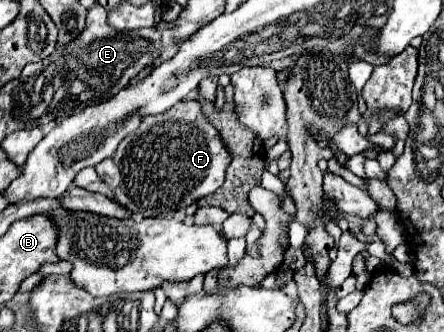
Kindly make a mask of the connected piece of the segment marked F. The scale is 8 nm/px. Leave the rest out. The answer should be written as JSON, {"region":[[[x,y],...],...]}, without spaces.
{"region":[[[185,101],[173,105],[165,113],[143,117],[141,125],[119,143],[117,151],[111,157],[103,159],[99,165],[95,165],[95,171],[113,189],[119,205],[143,217],[159,217],[169,211],[185,209],[193,201],[215,193],[225,181],[225,171],[229,163],[231,153],[227,151],[219,131],[203,117],[199,101]]]}

